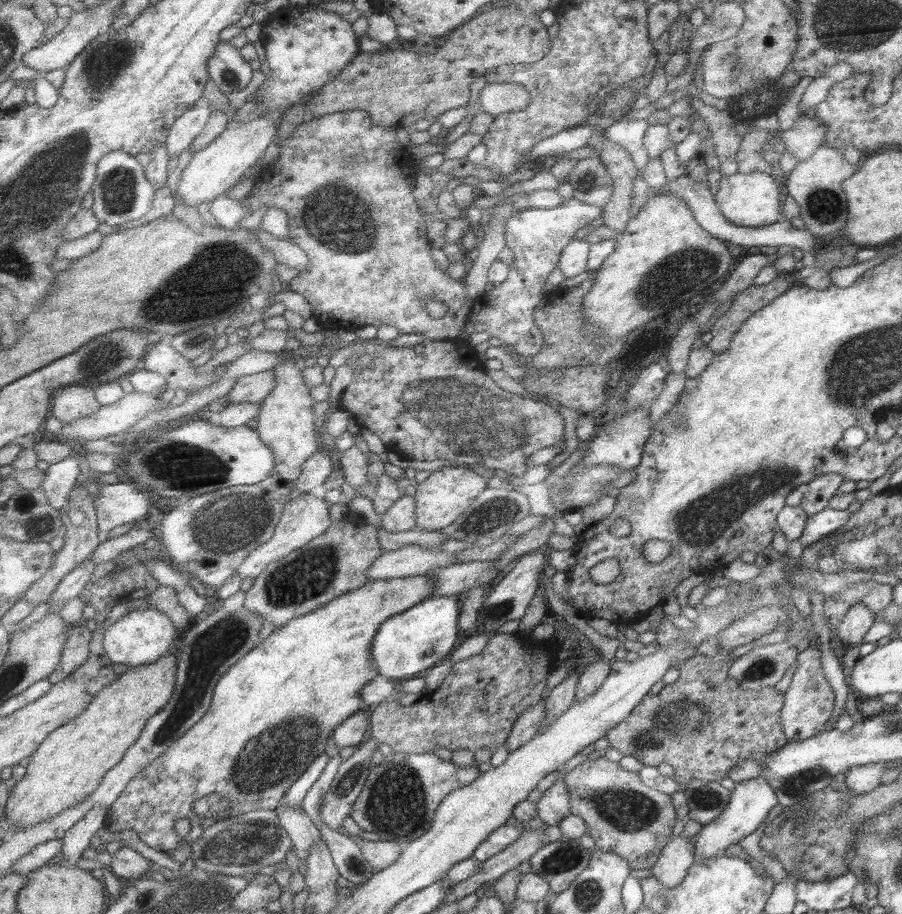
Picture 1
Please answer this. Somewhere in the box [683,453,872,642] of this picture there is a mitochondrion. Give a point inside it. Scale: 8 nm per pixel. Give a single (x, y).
(830, 543)

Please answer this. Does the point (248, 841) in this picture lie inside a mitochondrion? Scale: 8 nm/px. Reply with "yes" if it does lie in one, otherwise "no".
yes

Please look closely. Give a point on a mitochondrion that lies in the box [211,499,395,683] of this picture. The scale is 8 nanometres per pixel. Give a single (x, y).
(305, 577)

